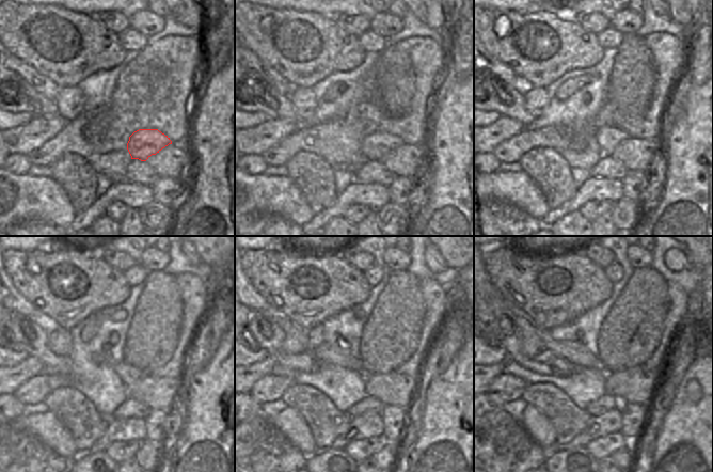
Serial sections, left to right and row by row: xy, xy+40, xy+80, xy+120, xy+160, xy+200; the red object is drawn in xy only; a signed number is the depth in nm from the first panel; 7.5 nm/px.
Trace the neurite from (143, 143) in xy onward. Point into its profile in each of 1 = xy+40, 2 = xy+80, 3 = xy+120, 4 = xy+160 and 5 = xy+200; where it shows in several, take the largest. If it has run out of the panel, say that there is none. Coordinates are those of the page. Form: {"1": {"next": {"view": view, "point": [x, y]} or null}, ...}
{"1": {"next": {"view": "xy+40", "point": [374, 146]}}, "2": {"next": {"view": "xy+80", "point": [607, 138]}}, "3": {"next": {"view": "xy+120", "point": [128, 374]}}, "4": {"next": {"view": "xy+160", "point": [333, 354]}}, "5": {"next": {"view": "xy+200", "point": [572, 350]}}}

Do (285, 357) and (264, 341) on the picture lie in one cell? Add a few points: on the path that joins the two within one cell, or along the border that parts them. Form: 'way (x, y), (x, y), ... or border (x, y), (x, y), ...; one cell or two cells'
way (280, 354), (269, 343); one cell

